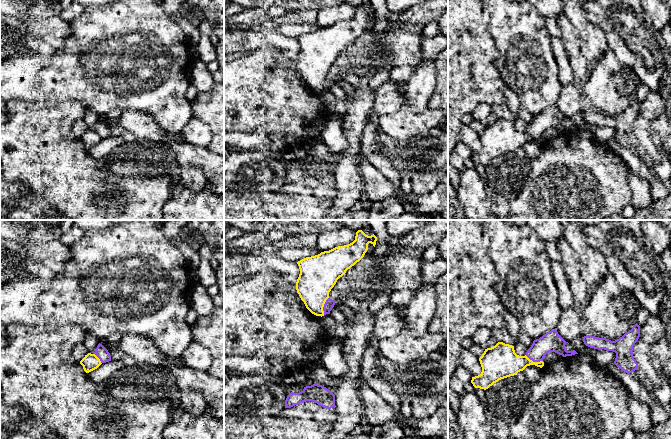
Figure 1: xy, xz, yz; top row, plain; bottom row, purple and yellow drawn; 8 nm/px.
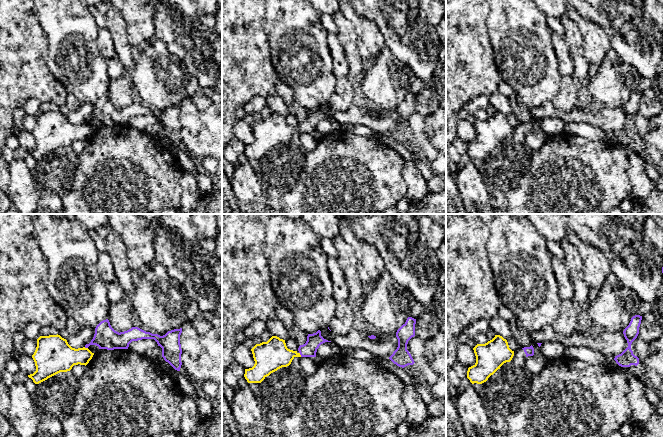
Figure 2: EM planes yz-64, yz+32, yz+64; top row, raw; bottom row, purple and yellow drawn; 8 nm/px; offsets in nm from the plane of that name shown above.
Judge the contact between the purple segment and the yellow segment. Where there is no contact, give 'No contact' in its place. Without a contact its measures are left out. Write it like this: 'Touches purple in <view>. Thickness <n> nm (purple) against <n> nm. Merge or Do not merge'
Touches purple in xz. Thickness 80 nm (purple) against 300 nm. Do not merge

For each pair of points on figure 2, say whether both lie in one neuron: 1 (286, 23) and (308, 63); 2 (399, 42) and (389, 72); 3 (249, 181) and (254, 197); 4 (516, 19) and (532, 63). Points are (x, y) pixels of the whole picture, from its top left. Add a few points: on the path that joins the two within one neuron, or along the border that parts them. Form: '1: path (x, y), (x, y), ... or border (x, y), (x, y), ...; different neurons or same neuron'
1: path (295, 33), (299, 53); same neuron
2: border (386, 46), (412, 71); different neurons
3: path (249, 185), (250, 193); same neuron
4: path (518, 30), (522, 40), (523, 52); same neuron

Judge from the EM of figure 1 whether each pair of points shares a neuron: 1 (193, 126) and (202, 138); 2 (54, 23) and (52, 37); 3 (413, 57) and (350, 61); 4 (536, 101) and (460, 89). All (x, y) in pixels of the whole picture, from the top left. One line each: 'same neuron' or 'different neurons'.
1: same neuron
2: same neuron
3: same neuron
4: different neurons

